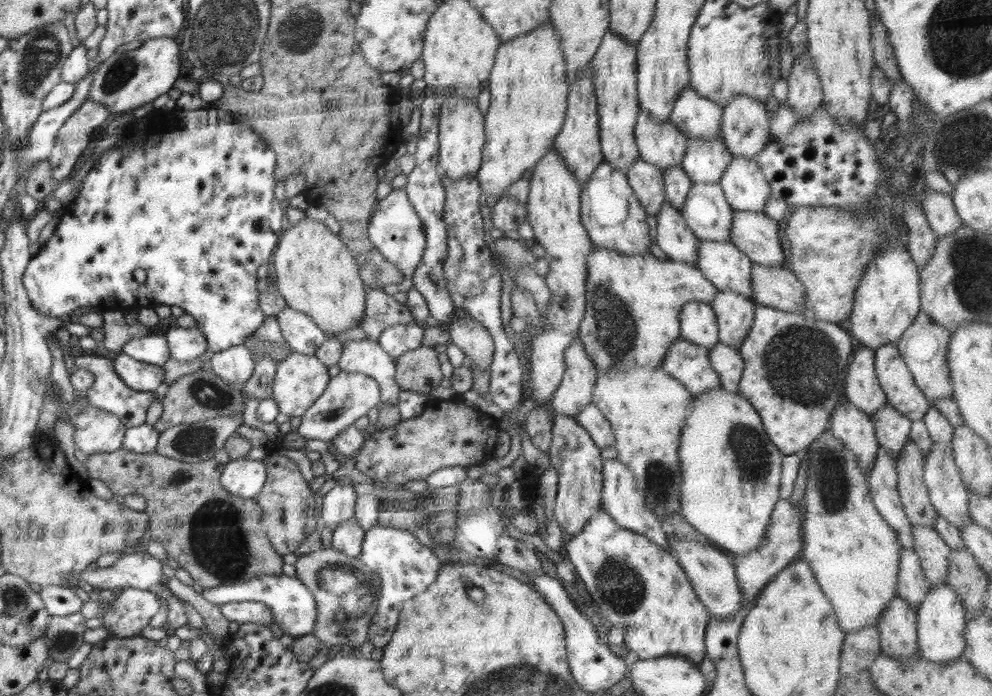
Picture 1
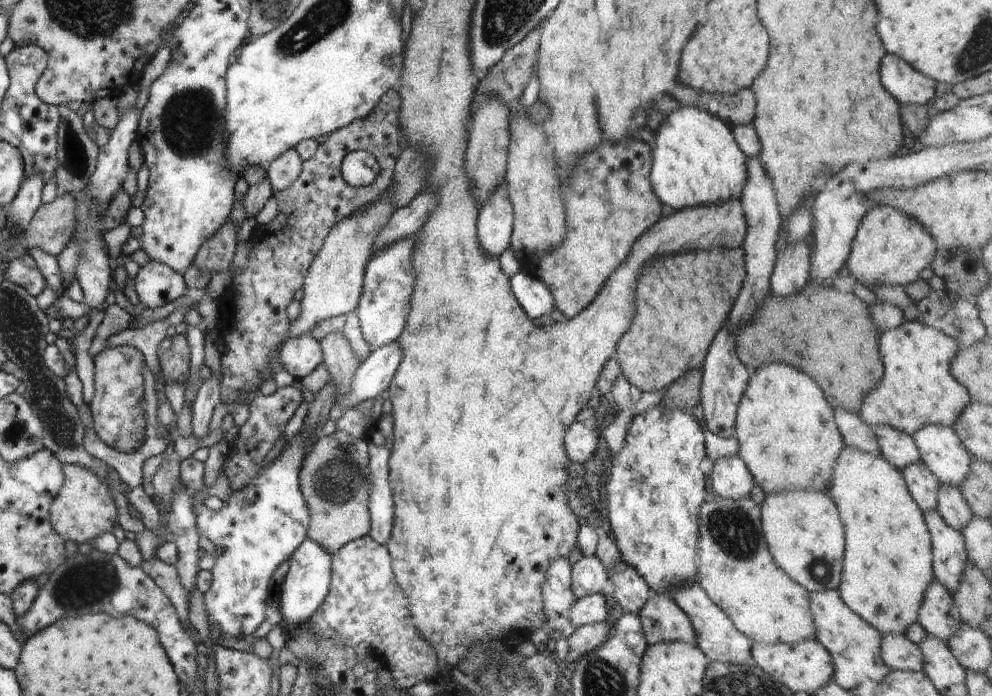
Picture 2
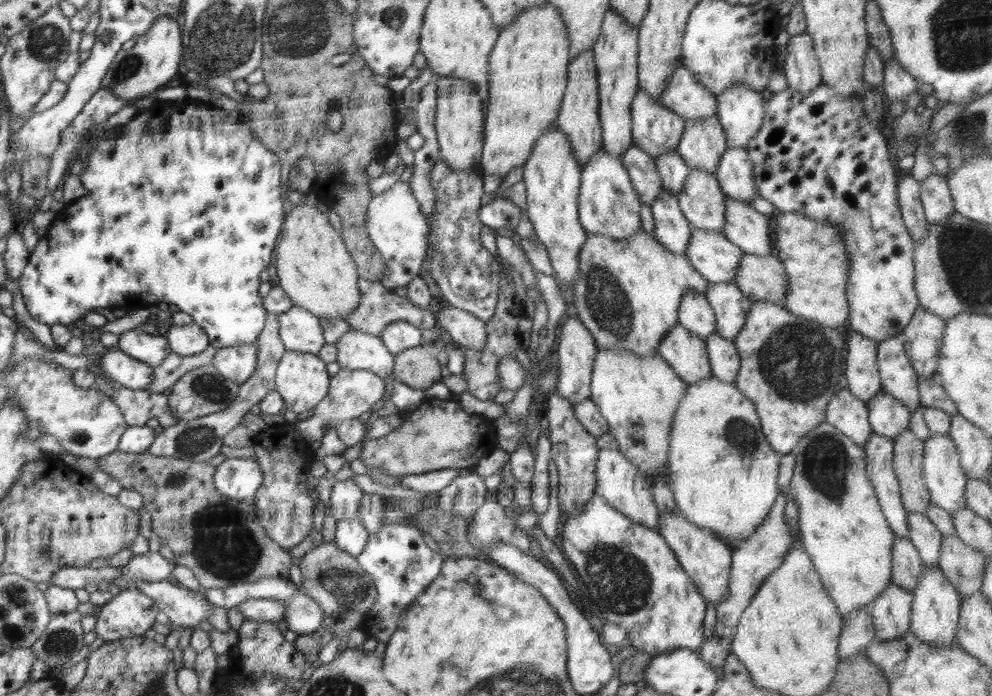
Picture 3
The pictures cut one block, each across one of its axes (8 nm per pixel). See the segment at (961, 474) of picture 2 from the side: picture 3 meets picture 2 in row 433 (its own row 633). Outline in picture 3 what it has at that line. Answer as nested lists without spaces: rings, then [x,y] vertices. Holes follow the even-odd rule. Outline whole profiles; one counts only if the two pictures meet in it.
[[[939,563],[932,567],[924,568],[920,583],[913,592],[912,613],[910,613],[910,631],[928,645],[948,645],[957,643],[956,629],[960,618],[961,594],[948,582],[942,573]]]

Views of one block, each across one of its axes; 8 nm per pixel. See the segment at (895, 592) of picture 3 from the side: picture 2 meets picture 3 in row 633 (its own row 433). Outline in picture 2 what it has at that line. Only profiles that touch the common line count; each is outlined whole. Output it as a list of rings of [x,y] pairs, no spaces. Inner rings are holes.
[[[873,426],[881,455],[896,470],[904,470],[920,462],[920,452],[914,439],[905,432],[894,430],[892,426]]]

